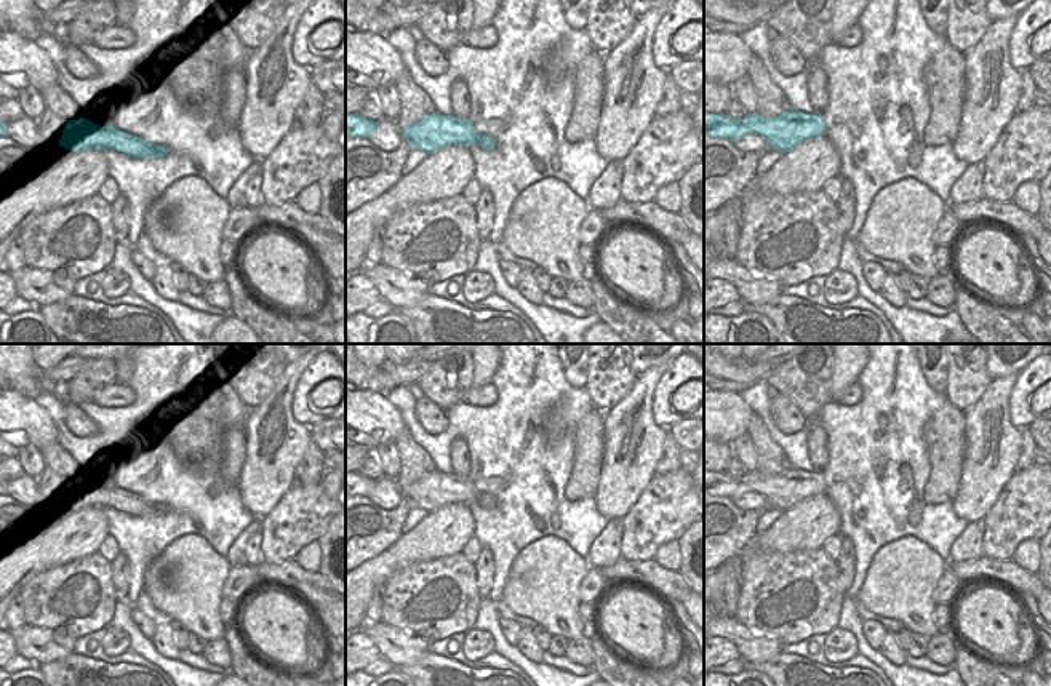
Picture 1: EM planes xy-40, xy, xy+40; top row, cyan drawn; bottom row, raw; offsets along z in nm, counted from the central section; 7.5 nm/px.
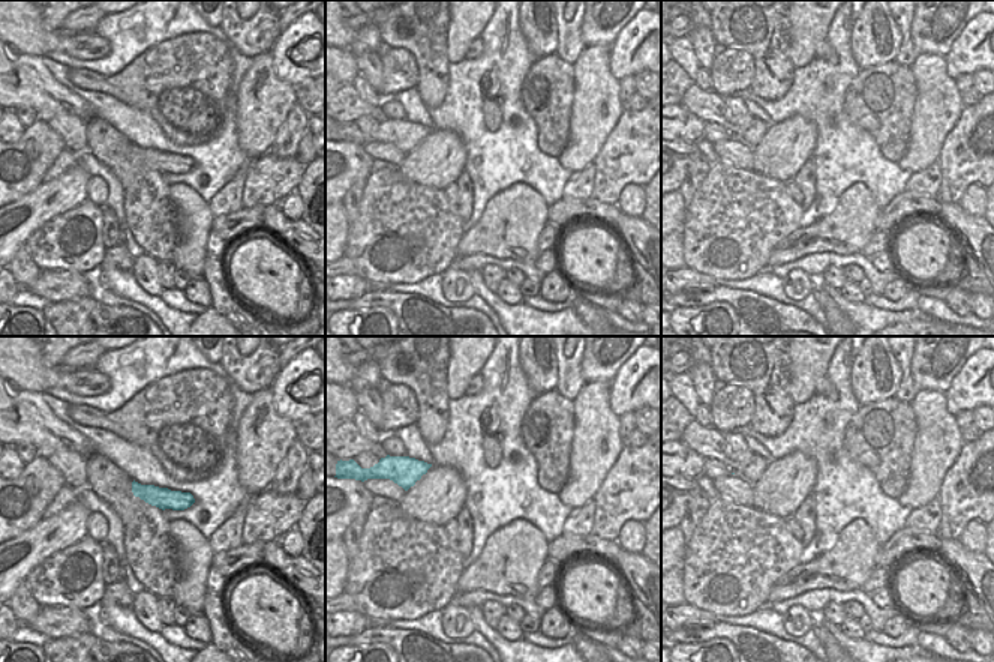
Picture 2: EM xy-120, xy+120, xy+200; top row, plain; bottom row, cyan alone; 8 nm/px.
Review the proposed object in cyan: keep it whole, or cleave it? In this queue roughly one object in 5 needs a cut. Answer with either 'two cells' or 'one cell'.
one cell

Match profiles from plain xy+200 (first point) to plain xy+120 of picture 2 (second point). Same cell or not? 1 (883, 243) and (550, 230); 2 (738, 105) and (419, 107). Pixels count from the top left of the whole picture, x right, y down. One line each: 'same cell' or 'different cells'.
1: same cell
2: different cells

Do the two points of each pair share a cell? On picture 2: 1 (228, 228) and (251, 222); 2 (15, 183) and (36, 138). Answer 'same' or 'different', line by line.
1: same
2: same

